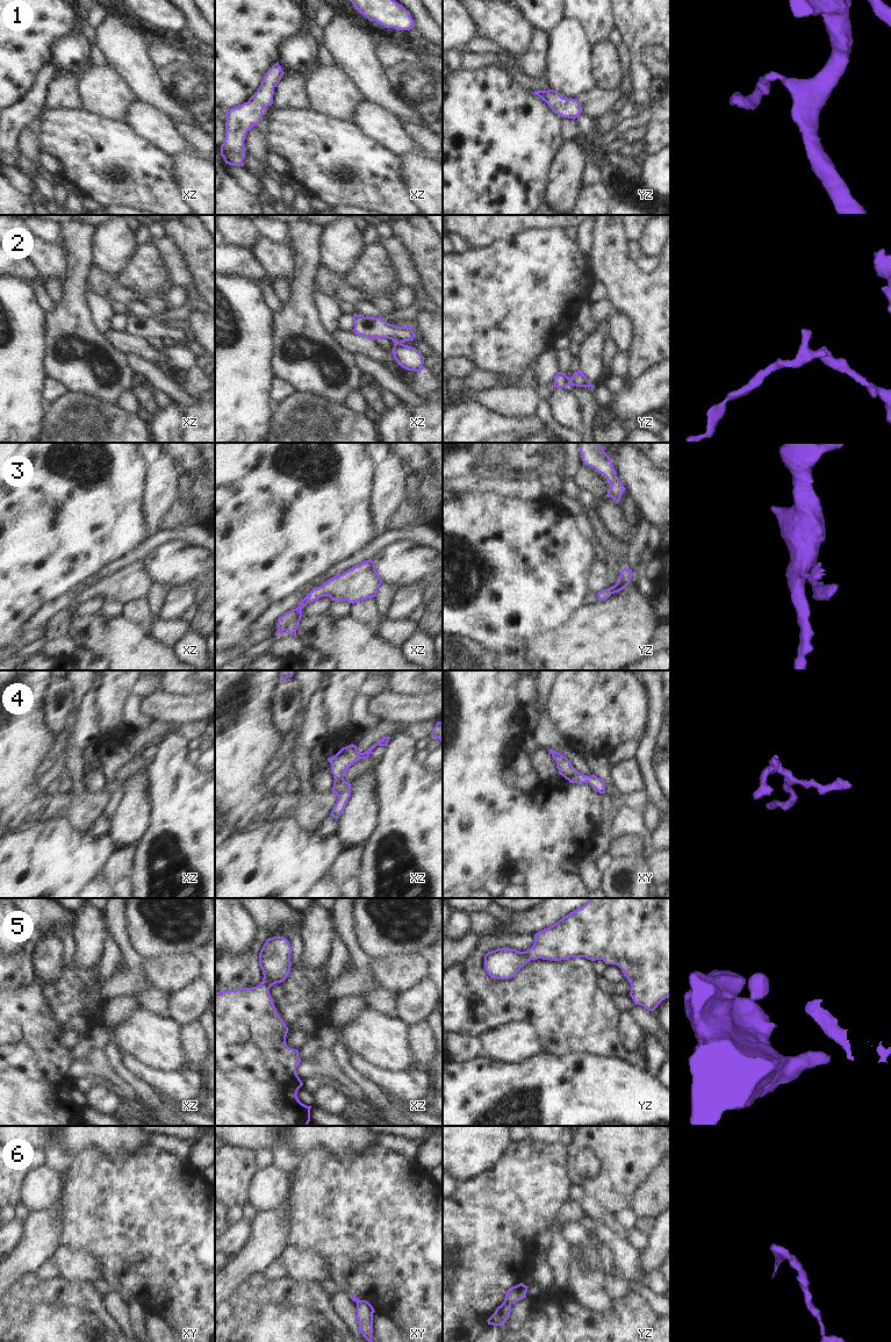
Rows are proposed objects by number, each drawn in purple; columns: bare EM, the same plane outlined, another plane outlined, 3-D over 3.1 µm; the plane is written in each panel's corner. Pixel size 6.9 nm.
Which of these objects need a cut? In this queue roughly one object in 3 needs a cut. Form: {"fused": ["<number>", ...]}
{"fused": ["2", "6"]}

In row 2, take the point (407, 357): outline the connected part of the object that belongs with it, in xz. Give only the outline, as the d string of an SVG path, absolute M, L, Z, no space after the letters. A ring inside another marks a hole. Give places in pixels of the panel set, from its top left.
M395 343L391 353L401 367L417 373L423 369L425 358L415 347Z

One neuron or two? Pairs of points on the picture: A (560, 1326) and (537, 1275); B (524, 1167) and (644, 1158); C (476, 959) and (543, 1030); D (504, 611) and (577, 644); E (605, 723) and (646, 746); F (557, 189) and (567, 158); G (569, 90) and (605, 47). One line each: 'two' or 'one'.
A: two
B: two
C: one
D: two
E: two
F: one
G: two

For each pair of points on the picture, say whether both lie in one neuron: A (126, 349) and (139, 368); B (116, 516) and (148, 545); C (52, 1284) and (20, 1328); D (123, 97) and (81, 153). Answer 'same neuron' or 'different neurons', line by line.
A: different neurons
B: different neurons
C: same neuron
D: different neurons

